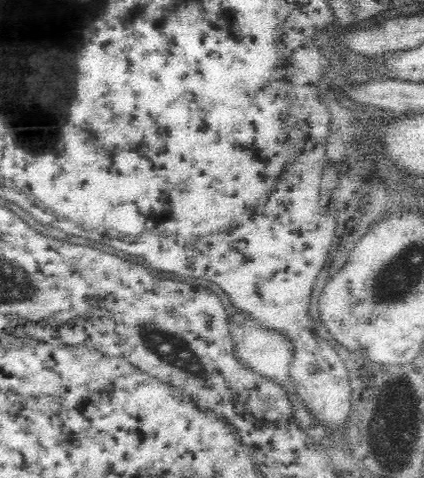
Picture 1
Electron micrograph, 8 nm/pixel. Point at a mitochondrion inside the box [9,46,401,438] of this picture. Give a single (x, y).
(181, 358)

